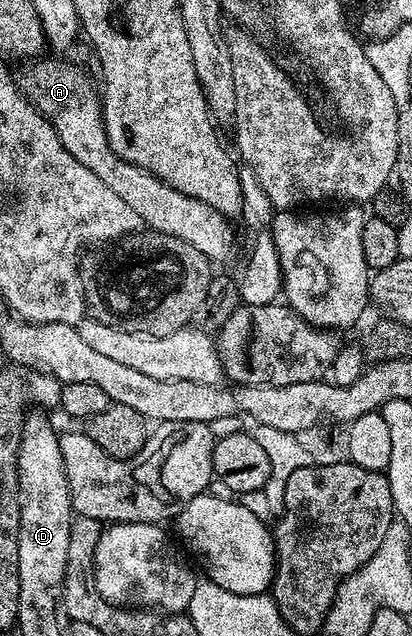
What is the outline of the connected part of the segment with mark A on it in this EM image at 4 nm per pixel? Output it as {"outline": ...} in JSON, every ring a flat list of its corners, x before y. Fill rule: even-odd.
{"outline":[[35,60,16,73,16,86,39,113,49,119,58,132,62,146,79,164,84,164,110,188,154,233,176,236,201,251,207,260,218,265,229,261,235,252,235,232,226,215,211,205,177,192,144,169,121,160,109,148,103,122,102,99,98,87,77,66,57,60]]}

